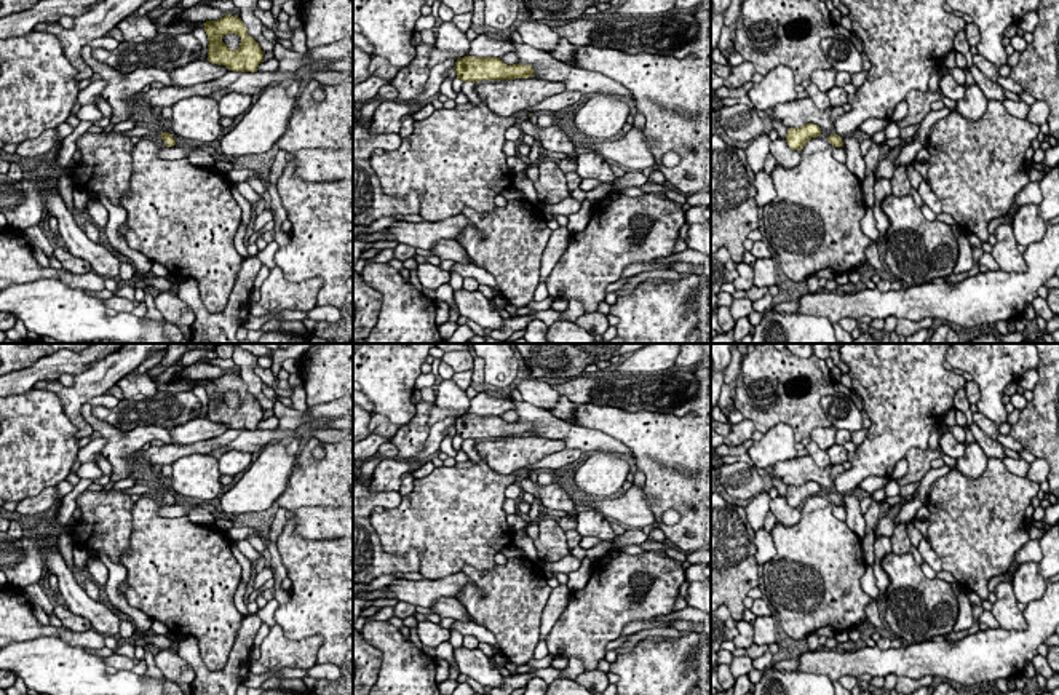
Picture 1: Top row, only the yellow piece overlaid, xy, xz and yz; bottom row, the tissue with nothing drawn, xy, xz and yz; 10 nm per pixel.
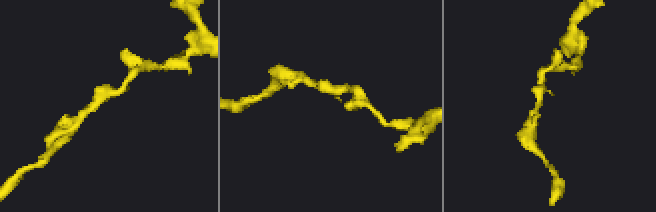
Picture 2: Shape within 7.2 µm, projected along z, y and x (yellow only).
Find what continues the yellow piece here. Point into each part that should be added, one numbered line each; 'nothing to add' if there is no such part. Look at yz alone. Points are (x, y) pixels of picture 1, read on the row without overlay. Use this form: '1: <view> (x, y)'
nothing to add

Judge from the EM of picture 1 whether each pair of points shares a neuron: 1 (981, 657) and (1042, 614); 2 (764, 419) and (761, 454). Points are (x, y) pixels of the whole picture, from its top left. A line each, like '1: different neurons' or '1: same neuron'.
1: same neuron
2: different neurons

